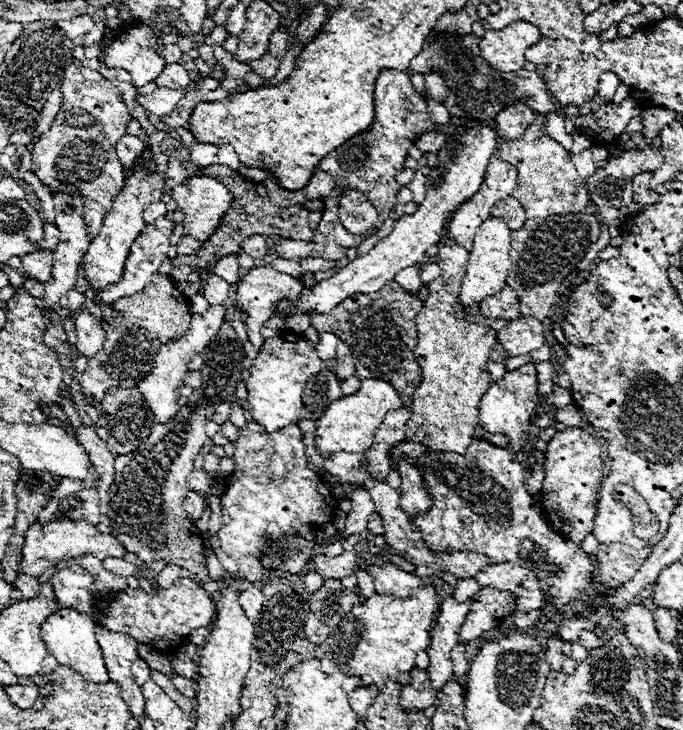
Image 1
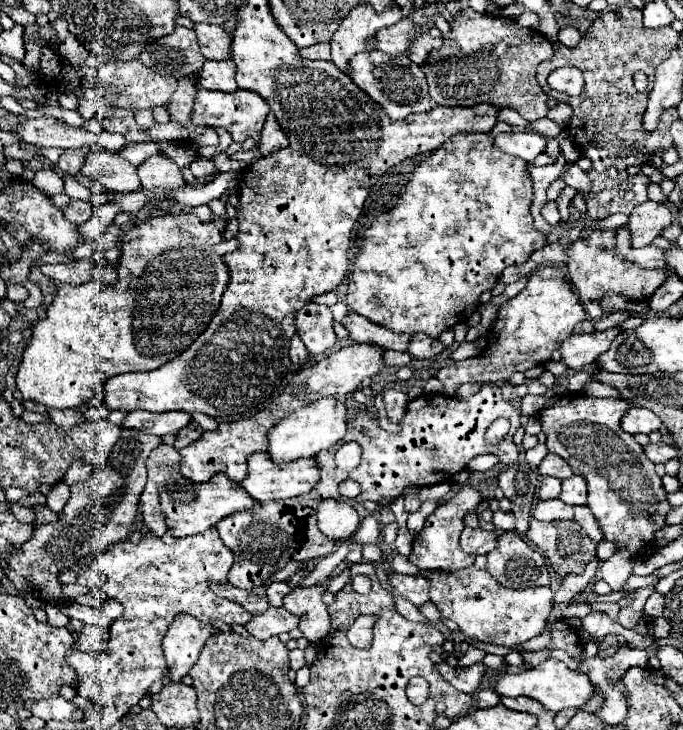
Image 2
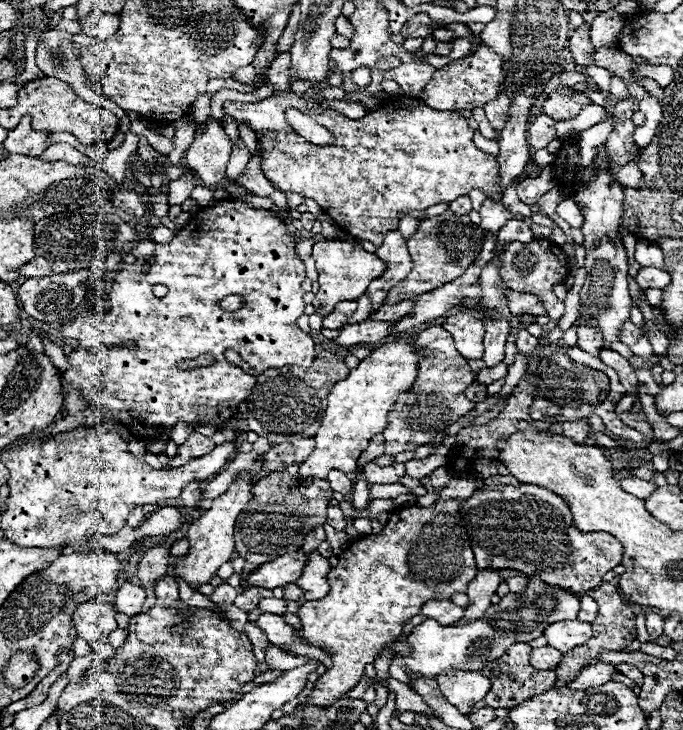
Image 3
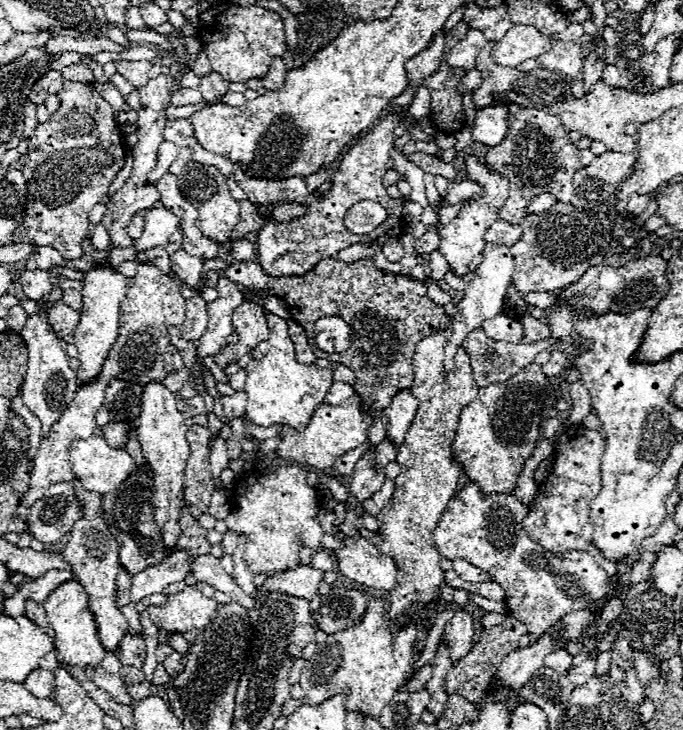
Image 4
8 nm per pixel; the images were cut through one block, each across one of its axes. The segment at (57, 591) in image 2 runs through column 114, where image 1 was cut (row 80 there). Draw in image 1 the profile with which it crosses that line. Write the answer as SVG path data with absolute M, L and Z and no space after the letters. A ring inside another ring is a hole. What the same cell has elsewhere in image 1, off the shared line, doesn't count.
M432 30L432 34L424 44L424 50L412 58L410 70L420 74L428 74L434 70L444 78L446 86L450 88L450 94L444 104L454 116L486 122L486 120L492 120L508 104L528 104L528 108L540 114L548 114L548 112L560 114L560 110L556 108L556 102L546 90L544 80L536 72L528 72L524 68L520 72L508 72L508 74L494 70L480 56L478 42L480 38L476 38L474 34L466 34L466 36L448 34L448 32L436 34Z

